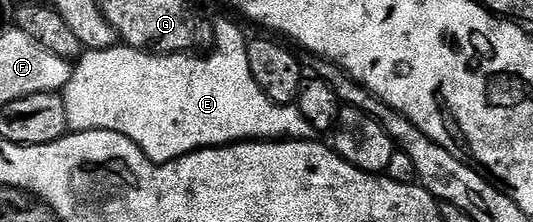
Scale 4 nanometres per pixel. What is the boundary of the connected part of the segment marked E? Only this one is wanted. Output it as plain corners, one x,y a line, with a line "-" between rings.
219,19
215,23
215,47
216,51
208,59
194,59
194,54
184,53
181,55
152,55
150,51
138,51
126,45
116,45
100,51
84,50
77,62
71,68
69,81
62,89
63,104
65,105
65,117
67,126
72,132
76,131
112,131
129,137
154,163
168,163
174,159
180,159
194,151
200,151
206,147
226,147
232,143
244,141
286,141
289,139
314,140
317,132
305,117
301,117
298,106
281,105
269,101
265,93
261,93
261,85
253,81
253,73
249,73
249,53
247,52
248,36
243,36
243,31
231,19

